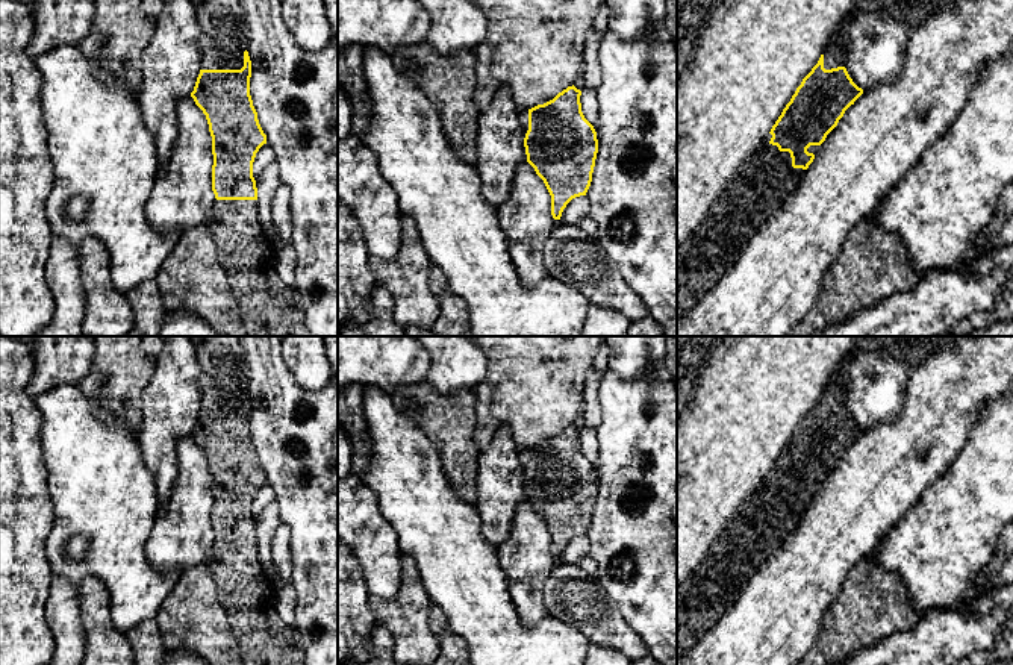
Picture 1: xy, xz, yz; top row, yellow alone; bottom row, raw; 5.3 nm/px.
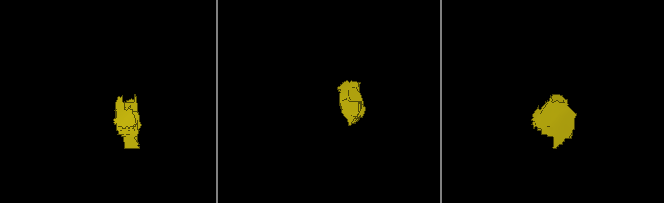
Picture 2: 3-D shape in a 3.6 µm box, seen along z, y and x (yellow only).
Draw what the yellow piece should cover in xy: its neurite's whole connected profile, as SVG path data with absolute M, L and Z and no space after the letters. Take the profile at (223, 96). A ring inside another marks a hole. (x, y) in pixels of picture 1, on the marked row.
M203 0L197 6L201 62L191 97L206 115L212 136L212 191L215 200L206 218L220 265L229 276L247 336L309 336L297 289L286 286L274 270L274 248L263 235L257 214L253 162L266 144L250 95L251 61L242 0Z

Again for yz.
M831 36L759 148L739 168L712 206L712 215L677 245L677 321L736 265L751 236L796 191L819 145L863 94L845 68L845 52Z

